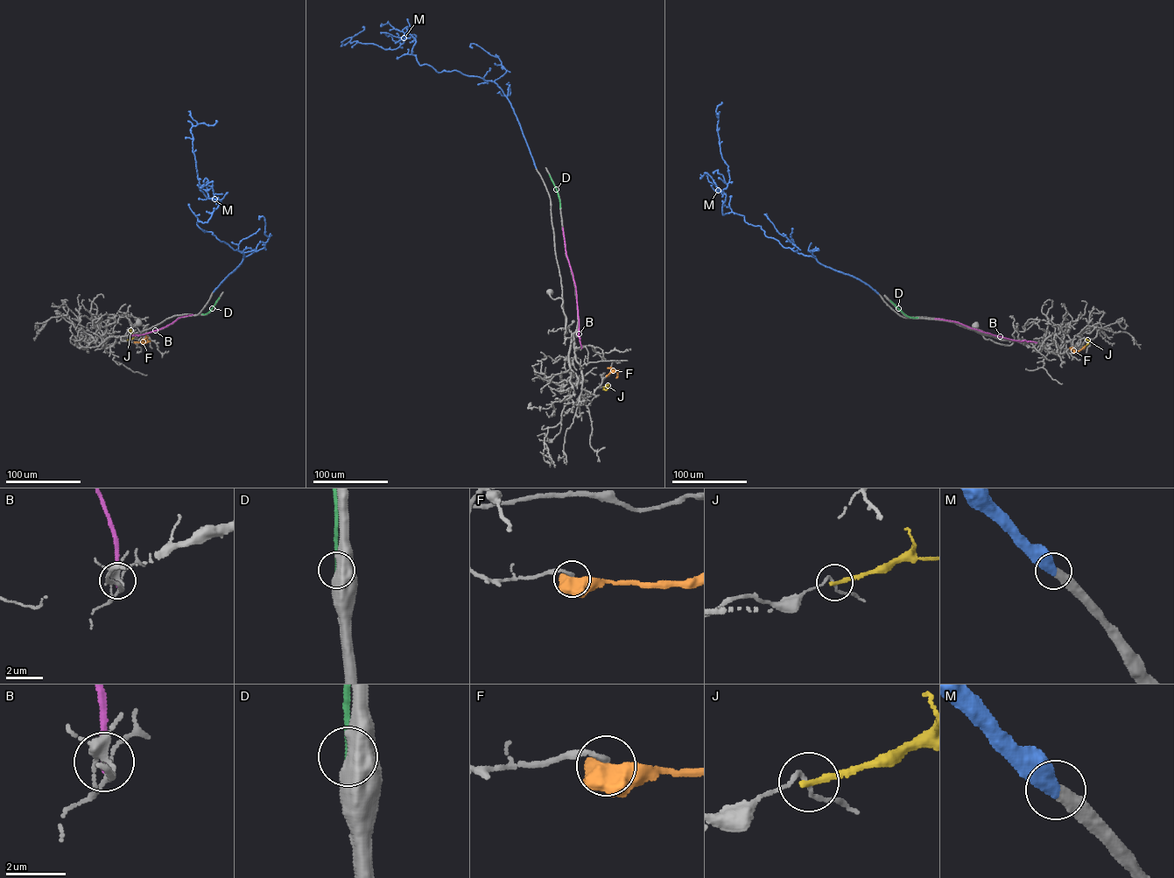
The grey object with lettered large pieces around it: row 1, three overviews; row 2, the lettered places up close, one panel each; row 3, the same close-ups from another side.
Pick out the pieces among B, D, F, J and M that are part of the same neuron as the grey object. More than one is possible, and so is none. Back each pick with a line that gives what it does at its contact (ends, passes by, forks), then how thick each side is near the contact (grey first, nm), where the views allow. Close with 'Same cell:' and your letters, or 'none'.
M: It ends there. Thickness 440 nm (grey) against 500 nm
Same cell: M

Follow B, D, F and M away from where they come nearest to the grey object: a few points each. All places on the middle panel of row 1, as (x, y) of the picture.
B: (581, 347), (575, 286), (562, 228)
D: (559, 207), (558, 193), (549, 175)
F: (607, 375), (617, 370), (616, 377)
M: (536, 168), (513, 108), (496, 84), (420, 65), (411, 52), (414, 34), (392, 49), (350, 43), (362, 26)

